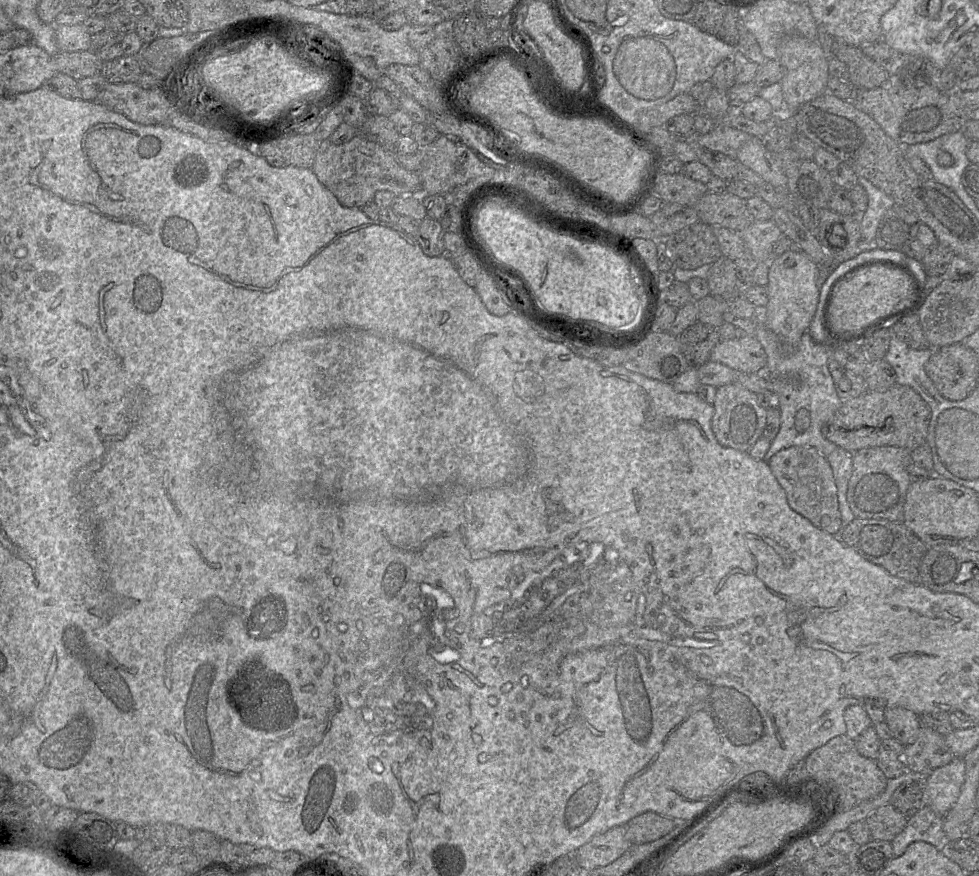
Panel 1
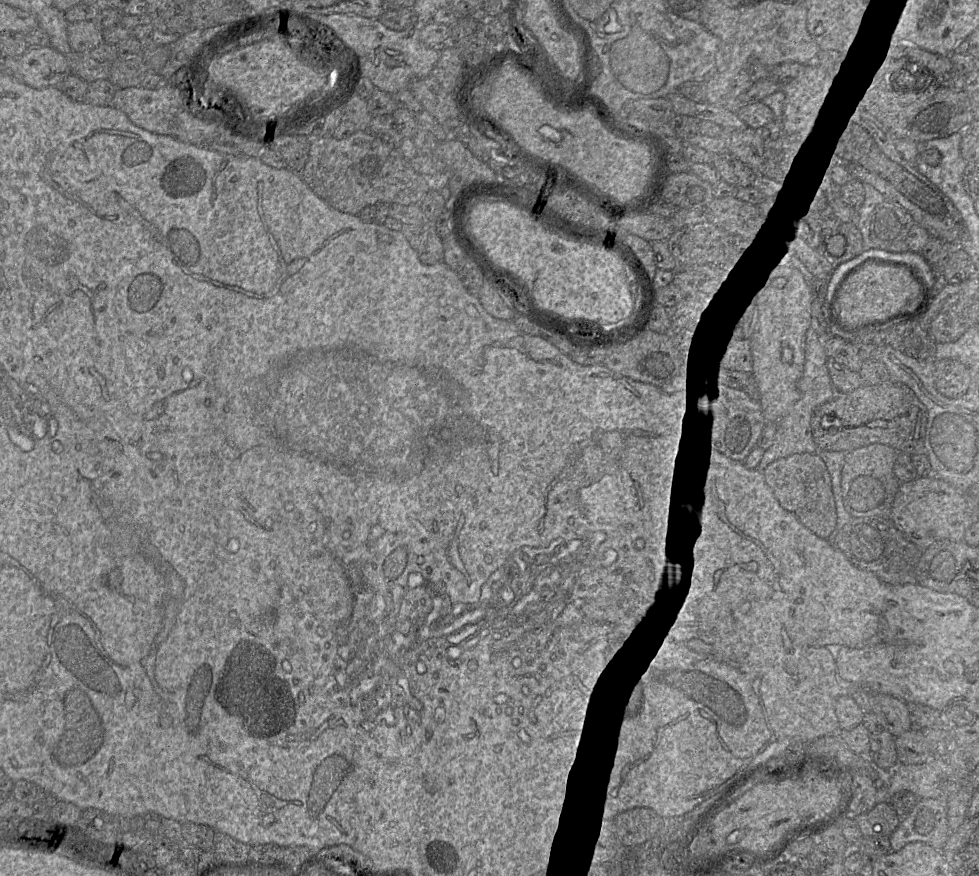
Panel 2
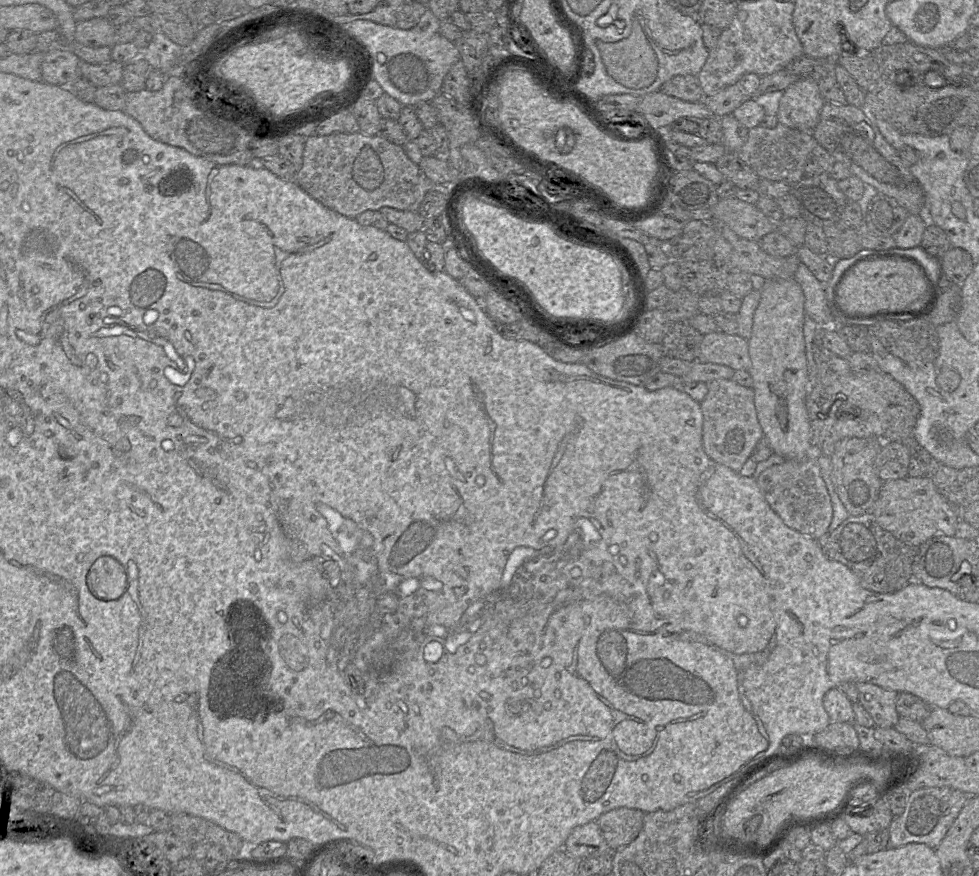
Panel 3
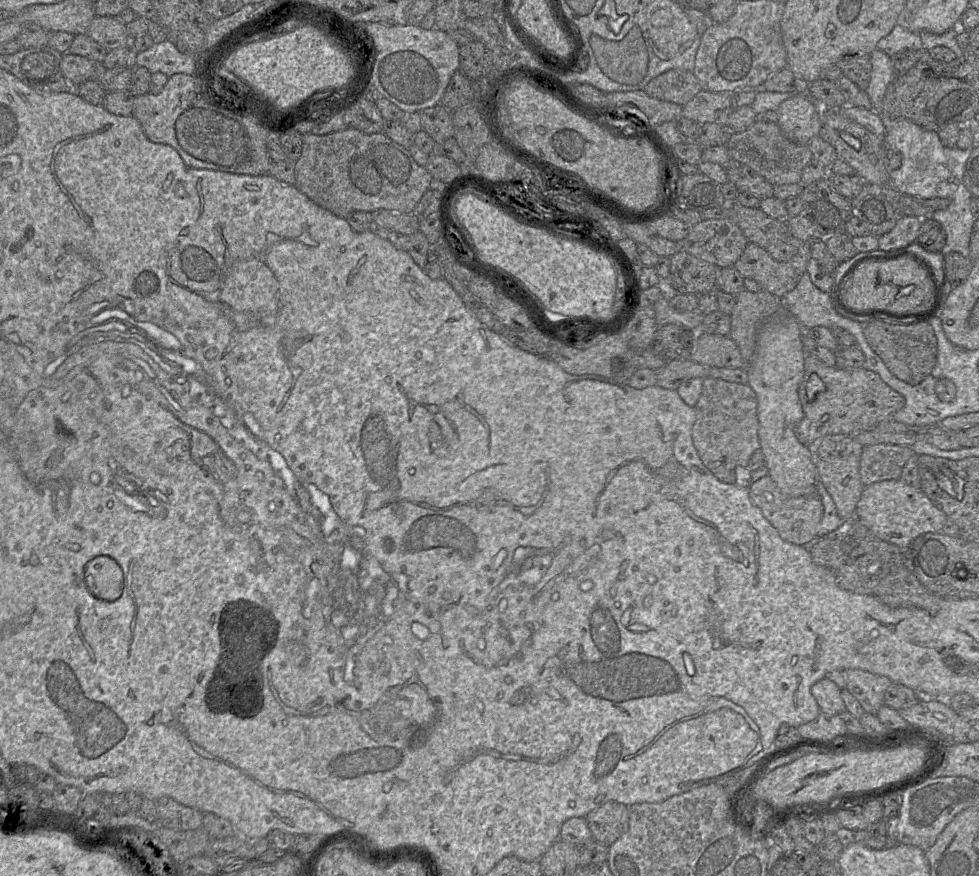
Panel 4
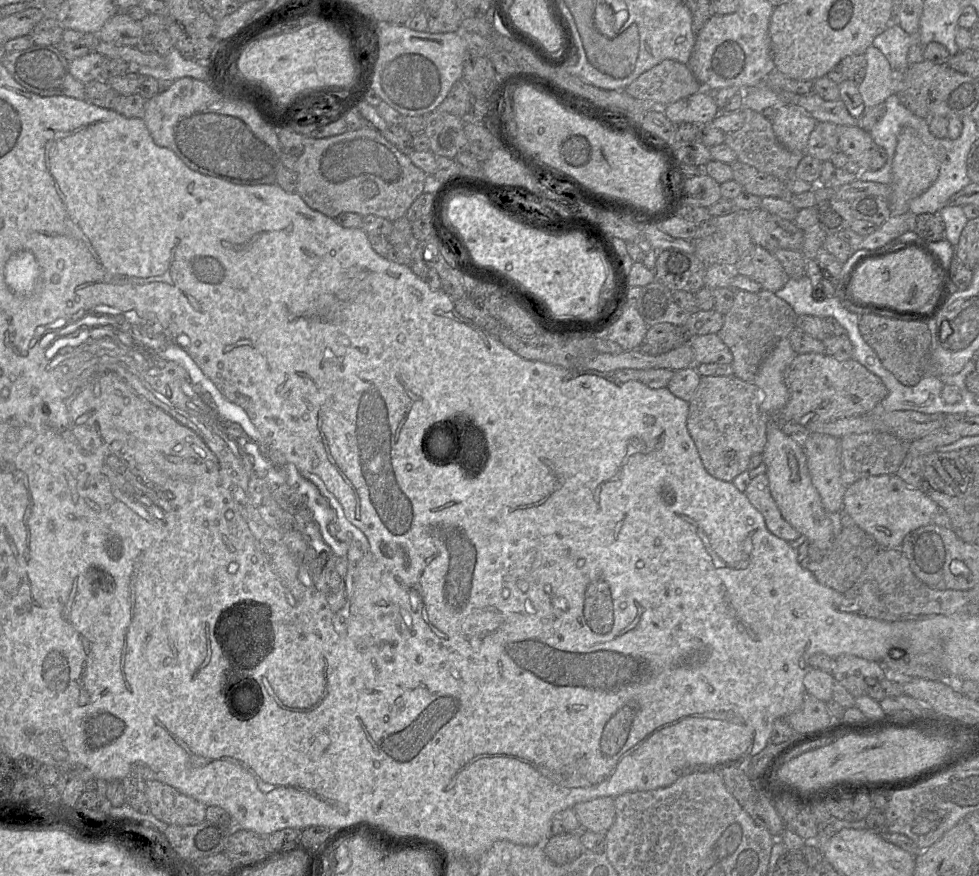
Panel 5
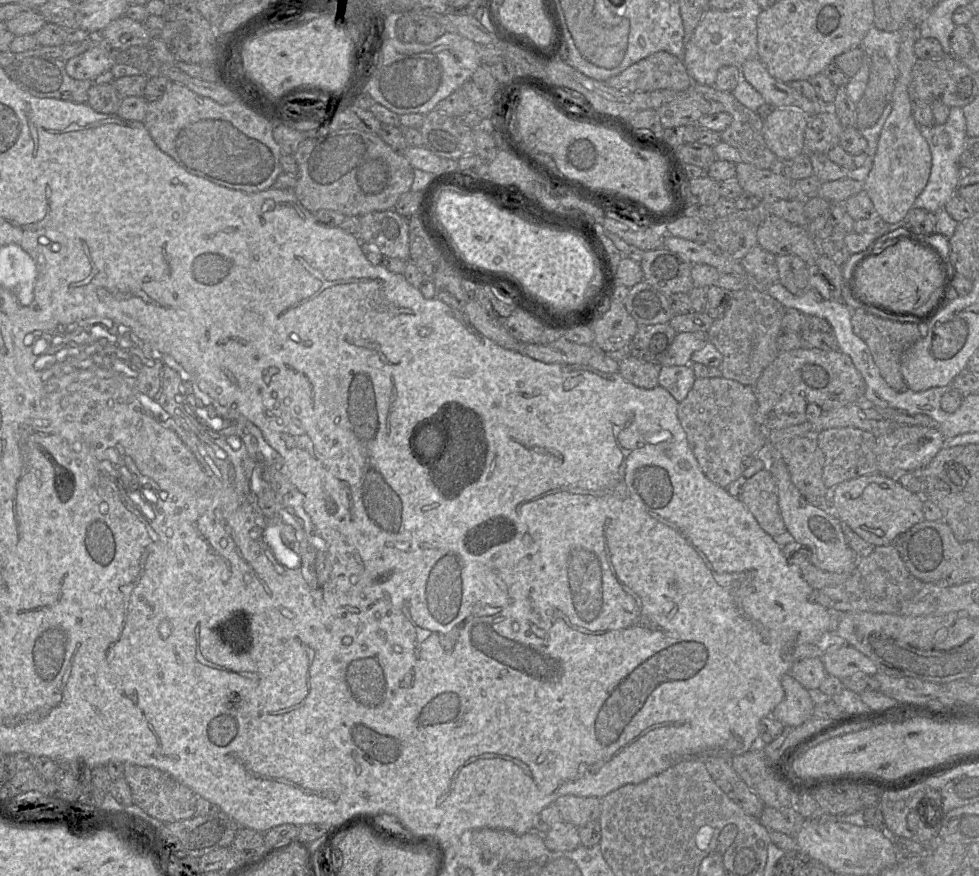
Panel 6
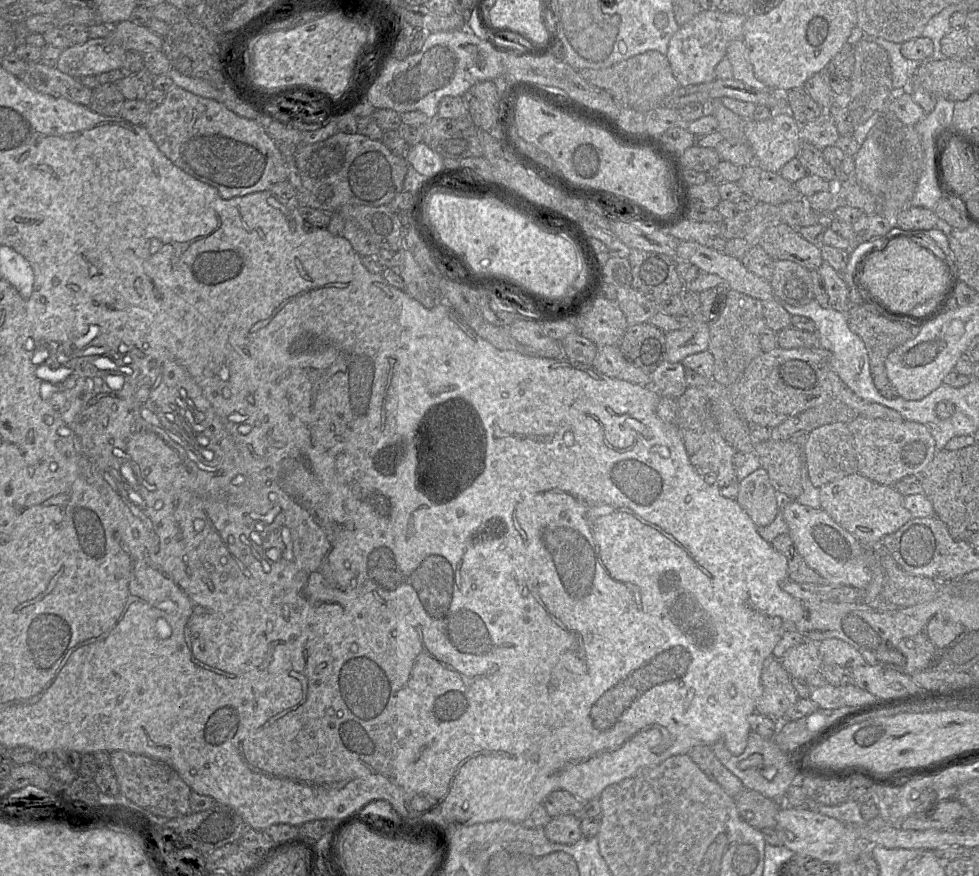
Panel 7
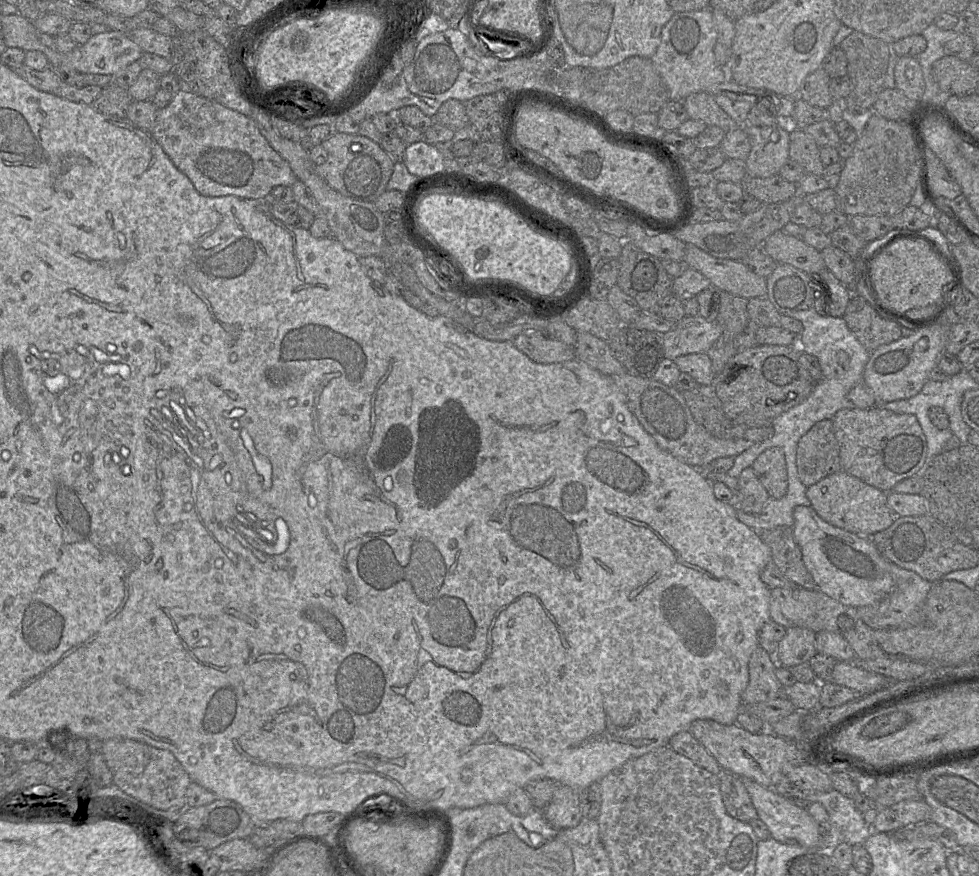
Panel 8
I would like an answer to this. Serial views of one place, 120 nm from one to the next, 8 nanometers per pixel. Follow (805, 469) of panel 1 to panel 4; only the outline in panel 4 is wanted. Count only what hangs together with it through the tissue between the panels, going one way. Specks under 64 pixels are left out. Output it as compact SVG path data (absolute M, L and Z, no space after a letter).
M769 475L751 483L748 488L752 503L778 531L780 537L792 544L803 545L818 537L818 527L823 517L823 504L817 493L790 497L784 494Z

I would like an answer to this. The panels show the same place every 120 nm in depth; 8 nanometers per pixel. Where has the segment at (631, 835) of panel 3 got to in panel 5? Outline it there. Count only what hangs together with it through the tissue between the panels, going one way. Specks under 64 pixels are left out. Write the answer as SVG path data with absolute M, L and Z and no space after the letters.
M604 796L577 803L573 810L580 822L581 830L606 833L615 820L614 797Z

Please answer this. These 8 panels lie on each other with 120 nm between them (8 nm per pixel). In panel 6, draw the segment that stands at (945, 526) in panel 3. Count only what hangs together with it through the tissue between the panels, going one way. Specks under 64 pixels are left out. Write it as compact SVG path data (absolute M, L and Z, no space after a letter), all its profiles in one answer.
M881 473L866 474L843 481L830 491L830 506L841 523L848 525L864 541L874 546L891 545L892 542L912 526L925 520L923 513L924 498L904 488L896 478Z

